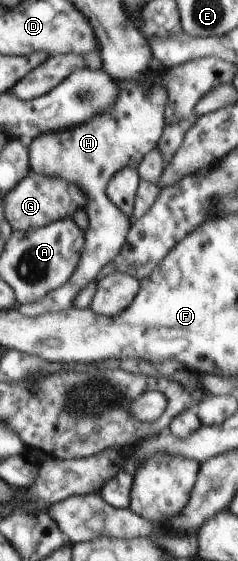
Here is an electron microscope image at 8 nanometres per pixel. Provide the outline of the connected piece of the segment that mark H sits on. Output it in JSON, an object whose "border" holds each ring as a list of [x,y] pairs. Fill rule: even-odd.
{"border":[[[151,57],[150,66],[151,77],[146,77],[143,81],[126,79],[118,82],[118,95],[107,111],[94,115],[83,123],[36,135],[26,143],[27,152],[30,154],[27,160],[28,168],[33,173],[72,181],[77,190],[80,189],[85,194],[87,204],[82,209],[88,218],[88,228],[84,231],[85,244],[79,264],[71,278],[44,299],[31,304],[16,305],[20,315],[35,317],[42,313],[65,311],[74,307],[73,302],[78,291],[94,281],[96,274],[113,260],[120,247],[125,244],[131,219],[108,200],[105,188],[116,171],[124,167],[136,168],[143,156],[156,148],[162,134],[167,92],[161,78],[165,69],[154,57]]]}

